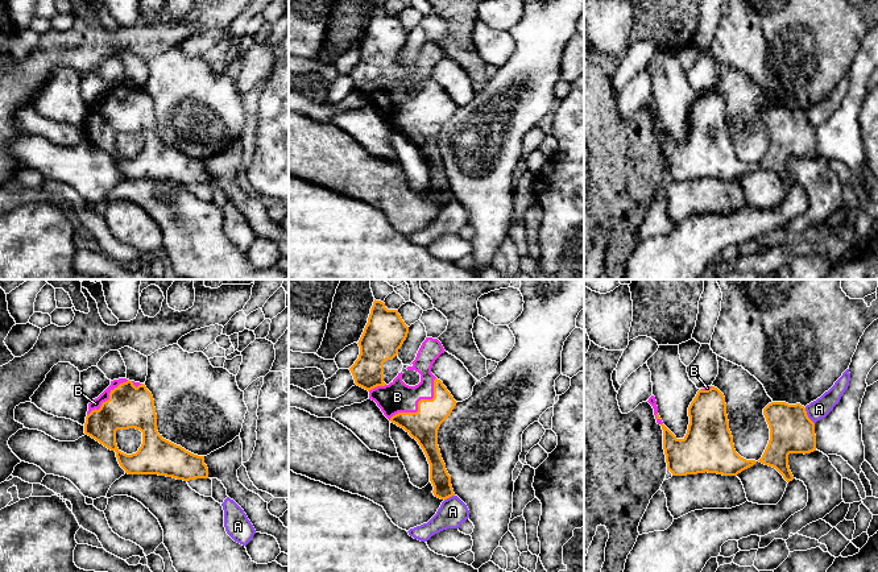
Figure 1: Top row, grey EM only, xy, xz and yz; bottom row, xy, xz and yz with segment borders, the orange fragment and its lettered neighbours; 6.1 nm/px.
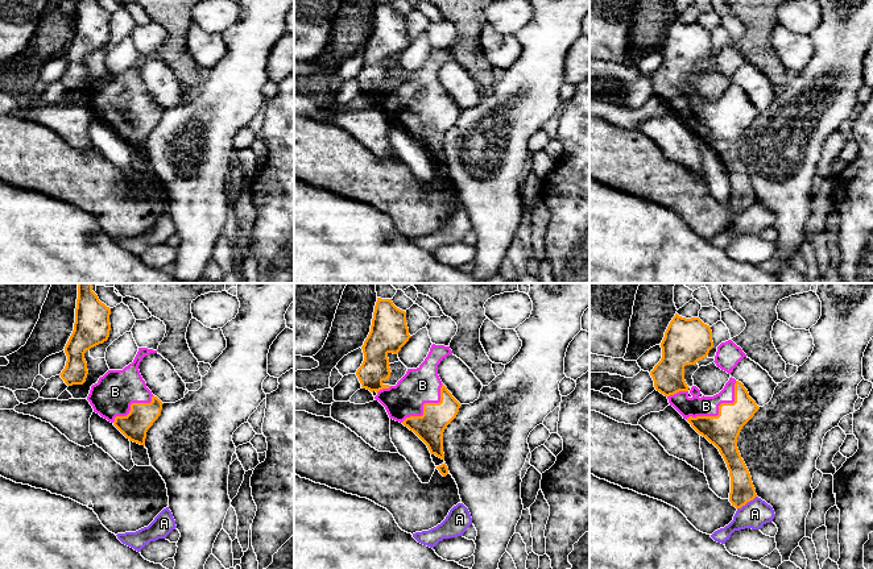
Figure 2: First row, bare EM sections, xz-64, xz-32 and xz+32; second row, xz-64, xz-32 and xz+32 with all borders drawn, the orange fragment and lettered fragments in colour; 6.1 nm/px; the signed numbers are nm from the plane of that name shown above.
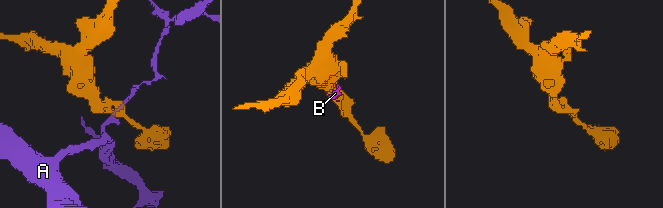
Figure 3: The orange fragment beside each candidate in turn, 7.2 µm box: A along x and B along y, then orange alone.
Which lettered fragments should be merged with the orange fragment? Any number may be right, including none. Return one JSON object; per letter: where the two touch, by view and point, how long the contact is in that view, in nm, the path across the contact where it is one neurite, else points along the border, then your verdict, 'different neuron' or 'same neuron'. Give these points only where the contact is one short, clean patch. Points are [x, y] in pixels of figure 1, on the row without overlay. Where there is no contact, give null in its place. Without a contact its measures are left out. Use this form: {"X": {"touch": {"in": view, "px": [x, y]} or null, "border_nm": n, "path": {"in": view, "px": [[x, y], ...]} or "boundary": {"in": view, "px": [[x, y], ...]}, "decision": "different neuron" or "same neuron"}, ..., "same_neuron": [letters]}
{"A": {"touch": {"in": "yz", "px": [807, 120]}, "border_nm": 120, "decision": "different neuron"}, "B": {"touch": {"in": "xz", "px": [418, 108]}, "border_nm": 380, "decision": "same neuron"}, "same_neuron": ["B"]}

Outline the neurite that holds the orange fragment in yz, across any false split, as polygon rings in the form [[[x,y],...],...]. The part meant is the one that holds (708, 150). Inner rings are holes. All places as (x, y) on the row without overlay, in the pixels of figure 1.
[[[715,91],[700,94],[688,112],[689,129],[683,144],[678,144],[662,127],[655,101],[647,105],[657,128],[663,134],[663,154],[667,175],[672,181],[717,178],[737,181],[753,171],[755,165],[741,162],[733,149],[724,99]]]

